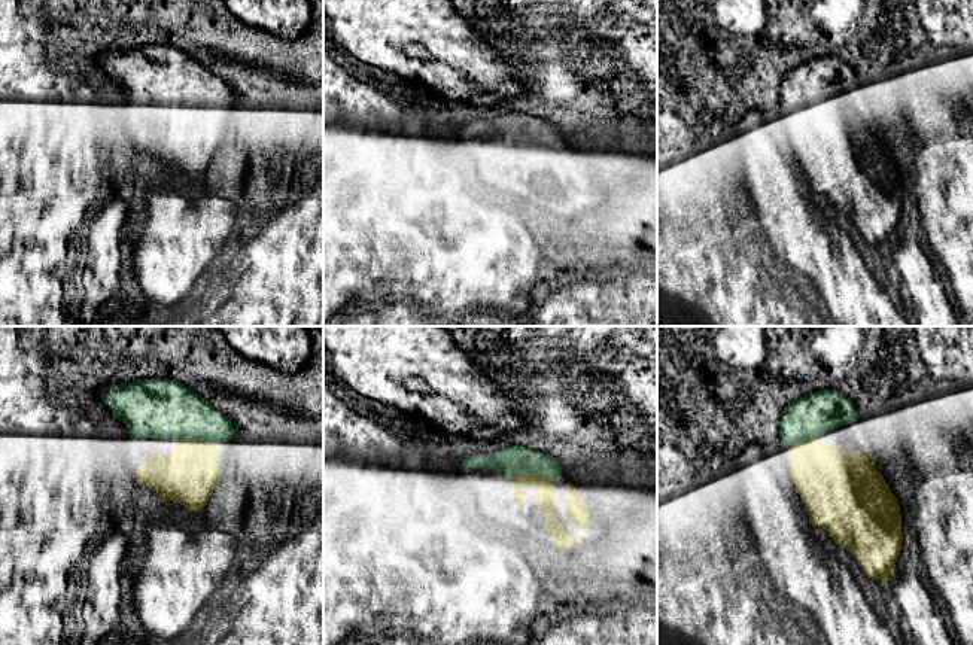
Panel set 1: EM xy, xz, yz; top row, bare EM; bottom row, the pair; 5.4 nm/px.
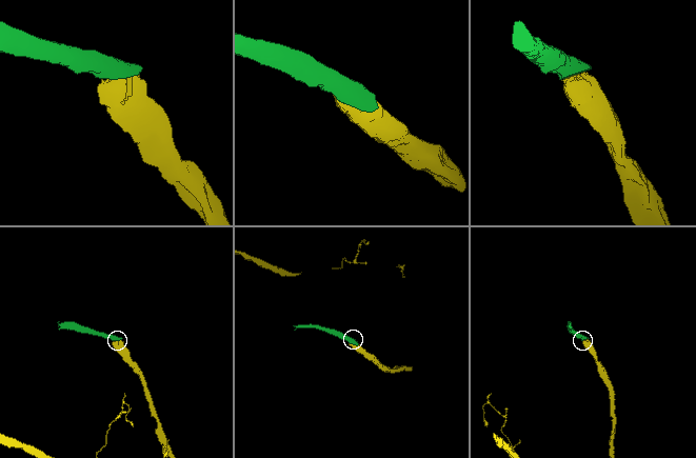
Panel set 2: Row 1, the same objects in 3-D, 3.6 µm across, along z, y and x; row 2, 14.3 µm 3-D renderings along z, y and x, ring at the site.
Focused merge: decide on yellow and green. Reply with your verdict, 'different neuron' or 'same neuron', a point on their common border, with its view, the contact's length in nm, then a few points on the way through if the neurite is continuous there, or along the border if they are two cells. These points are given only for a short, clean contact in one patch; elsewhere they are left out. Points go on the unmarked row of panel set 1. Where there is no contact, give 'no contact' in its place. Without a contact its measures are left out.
same neuron; contact xz (532, 140); length 240 nm

